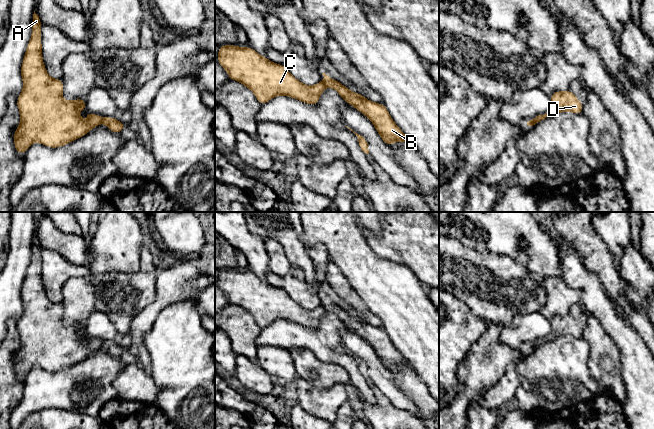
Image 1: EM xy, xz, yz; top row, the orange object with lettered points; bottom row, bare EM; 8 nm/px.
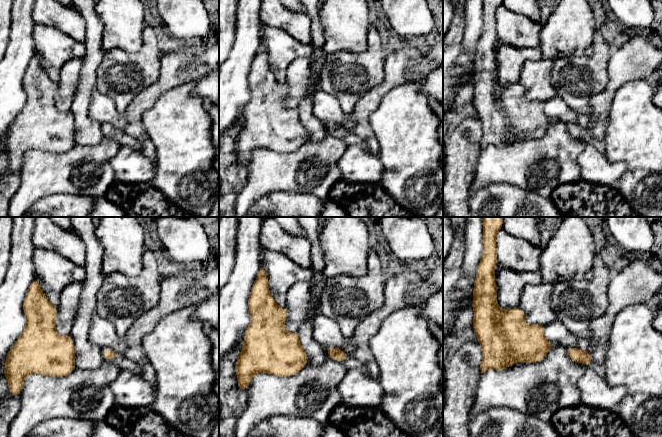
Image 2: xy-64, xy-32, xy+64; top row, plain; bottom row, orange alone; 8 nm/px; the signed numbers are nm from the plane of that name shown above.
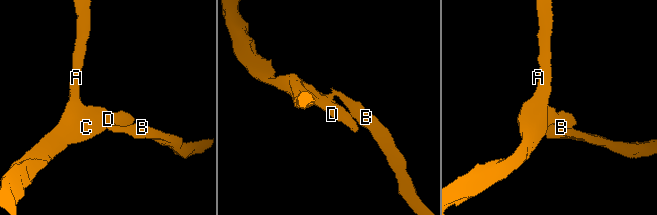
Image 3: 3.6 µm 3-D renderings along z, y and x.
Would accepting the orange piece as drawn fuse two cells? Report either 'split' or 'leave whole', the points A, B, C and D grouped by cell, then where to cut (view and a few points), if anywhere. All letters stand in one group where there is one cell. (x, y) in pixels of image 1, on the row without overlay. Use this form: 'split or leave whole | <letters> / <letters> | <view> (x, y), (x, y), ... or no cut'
split | A C D / B | yz (534, 342), (536, 347)

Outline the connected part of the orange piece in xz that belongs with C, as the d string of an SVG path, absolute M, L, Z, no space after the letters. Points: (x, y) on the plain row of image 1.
M220 270L218 287L228 297L230 304L250 313L260 329L280 319L315 329L326 313L321 305L312 310L301 307L283 289L268 284L250 271Z

